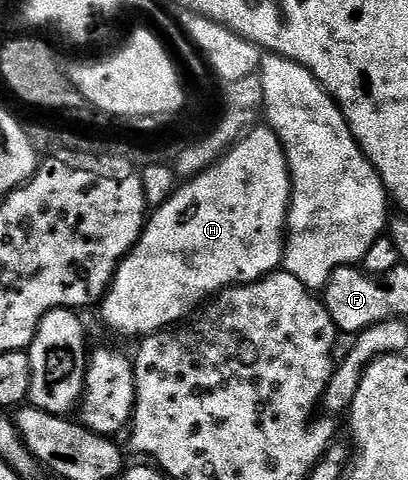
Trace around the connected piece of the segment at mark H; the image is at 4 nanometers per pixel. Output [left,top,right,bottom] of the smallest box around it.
[102,126,292,338]

